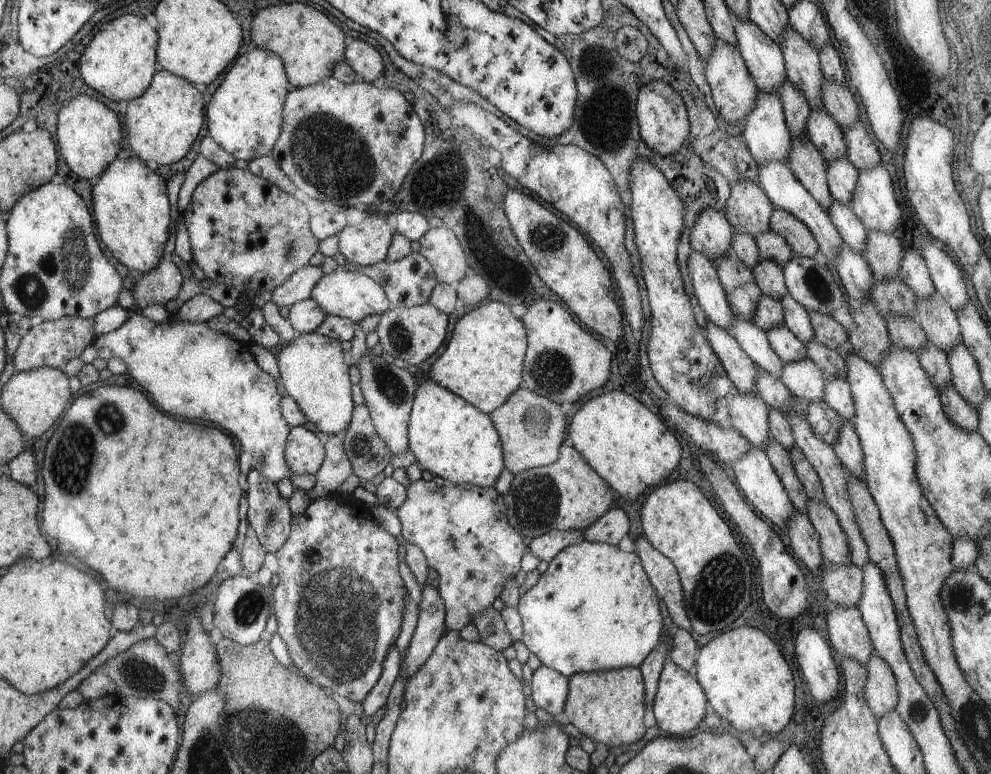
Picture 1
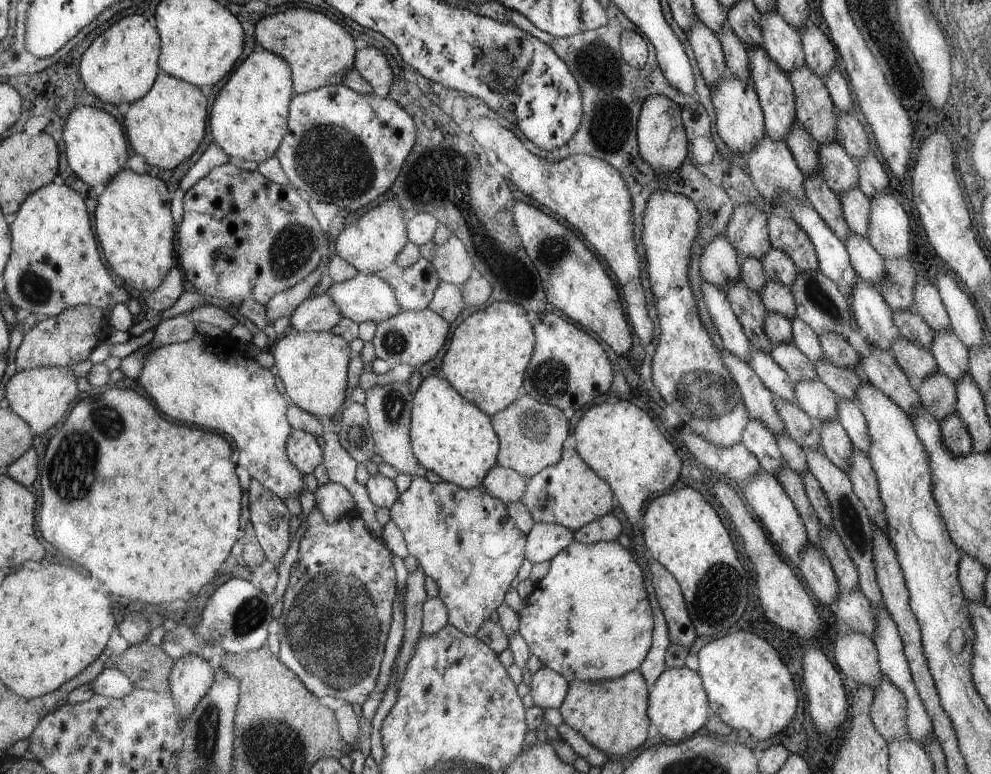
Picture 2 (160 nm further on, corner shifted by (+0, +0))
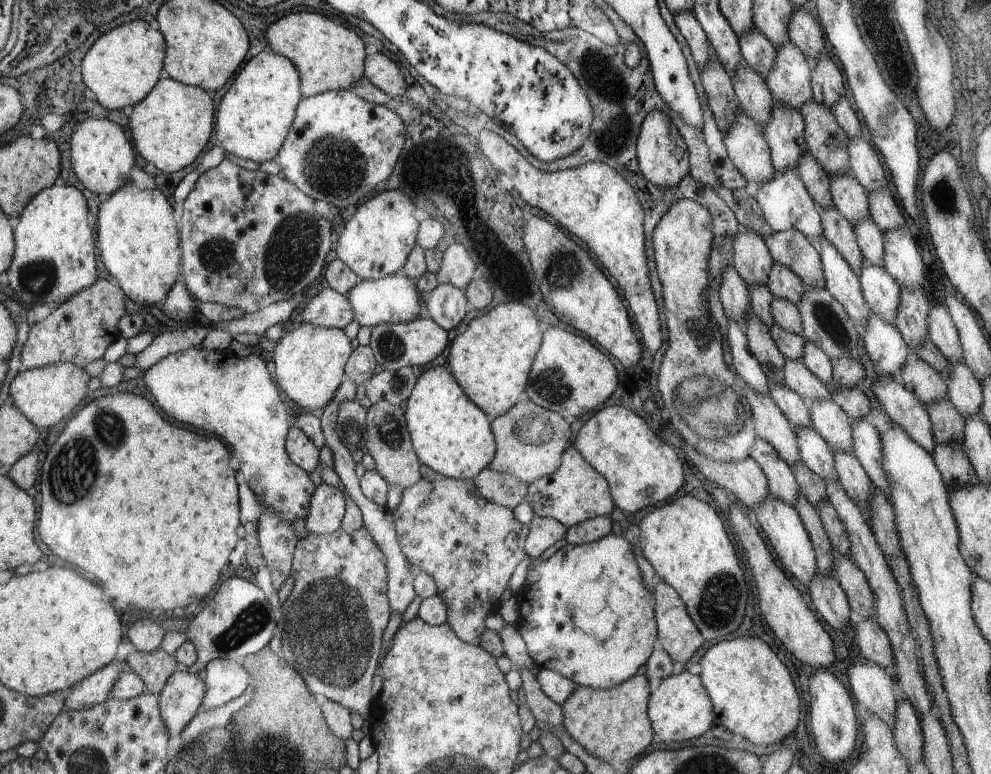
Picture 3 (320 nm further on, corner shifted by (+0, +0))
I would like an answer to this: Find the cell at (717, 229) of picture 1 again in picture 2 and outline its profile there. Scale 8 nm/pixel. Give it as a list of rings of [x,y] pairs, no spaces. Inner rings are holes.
[[[717,235],[700,252],[701,278],[725,290],[728,284],[732,284],[732,280],[739,280],[739,262],[739,254],[726,236]]]

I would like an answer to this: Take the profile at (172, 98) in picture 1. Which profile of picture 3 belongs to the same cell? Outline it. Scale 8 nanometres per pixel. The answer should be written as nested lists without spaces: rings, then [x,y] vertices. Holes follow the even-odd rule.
[[[165,76],[142,103],[135,104],[129,116],[136,152],[164,173],[190,166],[210,140],[214,124],[214,104],[200,87],[182,84]]]

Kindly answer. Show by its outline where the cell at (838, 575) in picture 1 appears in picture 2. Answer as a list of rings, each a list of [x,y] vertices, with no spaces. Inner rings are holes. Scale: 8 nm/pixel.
[[[852,590],[850,594],[838,594],[838,600],[833,605],[835,616],[843,620],[853,632],[862,632],[874,636],[876,630],[876,616],[874,610],[864,596],[862,590]]]

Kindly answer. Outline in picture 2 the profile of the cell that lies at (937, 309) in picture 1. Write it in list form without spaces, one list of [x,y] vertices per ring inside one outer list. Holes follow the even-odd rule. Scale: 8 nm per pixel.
[[[952,328],[946,332],[934,330],[934,340],[929,350],[940,372],[946,374],[954,385],[968,372],[969,349],[960,342]]]

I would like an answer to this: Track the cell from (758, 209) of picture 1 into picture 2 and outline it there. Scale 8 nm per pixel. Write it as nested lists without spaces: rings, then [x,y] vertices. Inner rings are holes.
[[[738,204],[730,216],[725,236],[742,258],[761,260],[766,250],[773,248],[768,234],[769,215],[752,206]]]

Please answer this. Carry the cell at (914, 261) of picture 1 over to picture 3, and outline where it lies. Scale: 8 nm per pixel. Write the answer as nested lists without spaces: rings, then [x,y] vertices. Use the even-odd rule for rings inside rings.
[[[931,306],[929,318],[929,340],[949,360],[950,363],[962,363],[963,348],[956,325],[945,306]]]

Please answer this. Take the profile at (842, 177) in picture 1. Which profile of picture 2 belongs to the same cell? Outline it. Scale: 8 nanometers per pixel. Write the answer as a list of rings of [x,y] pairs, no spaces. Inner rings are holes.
[[[858,186],[846,190],[838,196],[845,222],[849,232],[862,238],[868,237],[868,220],[870,220],[870,199]]]

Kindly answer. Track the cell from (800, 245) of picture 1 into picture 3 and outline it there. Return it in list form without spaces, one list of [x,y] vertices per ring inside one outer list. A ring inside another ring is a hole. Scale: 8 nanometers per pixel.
[[[796,229],[772,233],[765,240],[774,263],[795,272],[807,288],[825,288],[825,276],[819,250]]]

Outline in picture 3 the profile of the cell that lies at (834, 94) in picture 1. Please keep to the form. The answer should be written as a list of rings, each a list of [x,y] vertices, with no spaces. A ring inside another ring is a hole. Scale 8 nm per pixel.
[[[860,137],[849,138],[849,172],[866,189],[867,194],[887,188],[886,172],[870,143]]]

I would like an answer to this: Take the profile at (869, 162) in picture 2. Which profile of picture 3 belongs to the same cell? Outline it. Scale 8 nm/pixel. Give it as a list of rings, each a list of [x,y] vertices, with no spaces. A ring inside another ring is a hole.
[[[889,189],[868,193],[870,218],[884,231],[893,231],[905,226],[904,216],[898,202]]]

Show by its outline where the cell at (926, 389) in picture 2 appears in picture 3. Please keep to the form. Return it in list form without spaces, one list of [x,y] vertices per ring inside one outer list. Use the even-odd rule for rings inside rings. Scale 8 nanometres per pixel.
[[[948,401],[929,404],[927,413],[933,424],[933,439],[937,445],[956,443],[963,446],[965,418]]]

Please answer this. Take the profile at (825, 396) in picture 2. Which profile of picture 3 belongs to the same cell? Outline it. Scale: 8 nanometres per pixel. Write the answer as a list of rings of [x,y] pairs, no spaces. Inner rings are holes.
[[[833,399],[808,403],[811,428],[814,429],[834,451],[853,454],[853,420]]]

